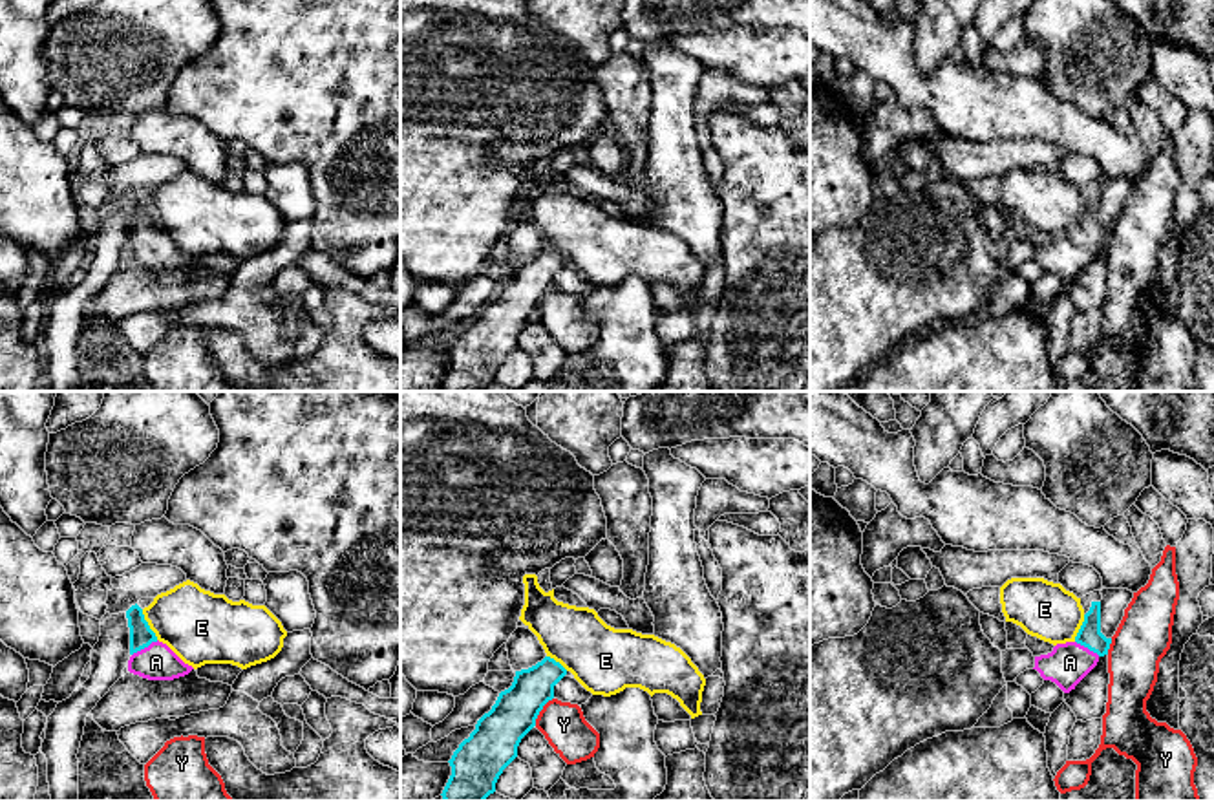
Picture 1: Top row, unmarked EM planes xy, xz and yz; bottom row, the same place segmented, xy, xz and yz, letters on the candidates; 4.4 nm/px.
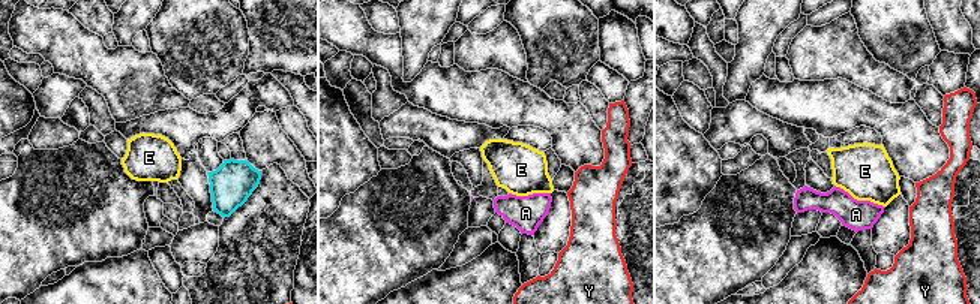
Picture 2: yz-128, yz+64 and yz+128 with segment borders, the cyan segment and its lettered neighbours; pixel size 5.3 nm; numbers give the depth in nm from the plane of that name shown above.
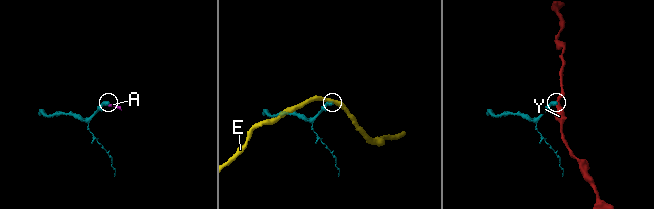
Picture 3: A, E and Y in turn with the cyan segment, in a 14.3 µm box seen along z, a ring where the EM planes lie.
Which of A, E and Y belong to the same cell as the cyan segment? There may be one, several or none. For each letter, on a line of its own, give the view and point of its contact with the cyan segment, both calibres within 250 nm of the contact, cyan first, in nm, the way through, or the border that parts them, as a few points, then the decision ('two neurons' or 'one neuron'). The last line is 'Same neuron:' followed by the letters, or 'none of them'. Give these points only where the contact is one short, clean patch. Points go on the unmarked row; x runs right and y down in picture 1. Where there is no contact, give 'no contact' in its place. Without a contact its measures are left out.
A: contact xy (145, 236); calibres 100 and 160 nm; way xy (141, 225), (145, 236), (156, 253); one neuron
E: contact xy (147, 214); calibres 100 and 320 nm; border xy (141, 200), (158, 229); two neurons
Y: contact xz (540, 300); calibres 220 and 190 nm; border xz (553, 288), (534, 315); two neurons
Same neuron: A

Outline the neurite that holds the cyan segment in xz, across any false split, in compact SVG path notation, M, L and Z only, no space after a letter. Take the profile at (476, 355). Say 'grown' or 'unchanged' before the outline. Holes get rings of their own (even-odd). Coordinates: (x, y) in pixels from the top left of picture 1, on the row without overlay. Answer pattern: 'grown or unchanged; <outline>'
unchanged; M550 247L516 262L512 276L499 283L448 351L452 366L441 384L444 391L485 391L495 382L499 366L517 347L521 329L536 316L565 265L567 260Z

